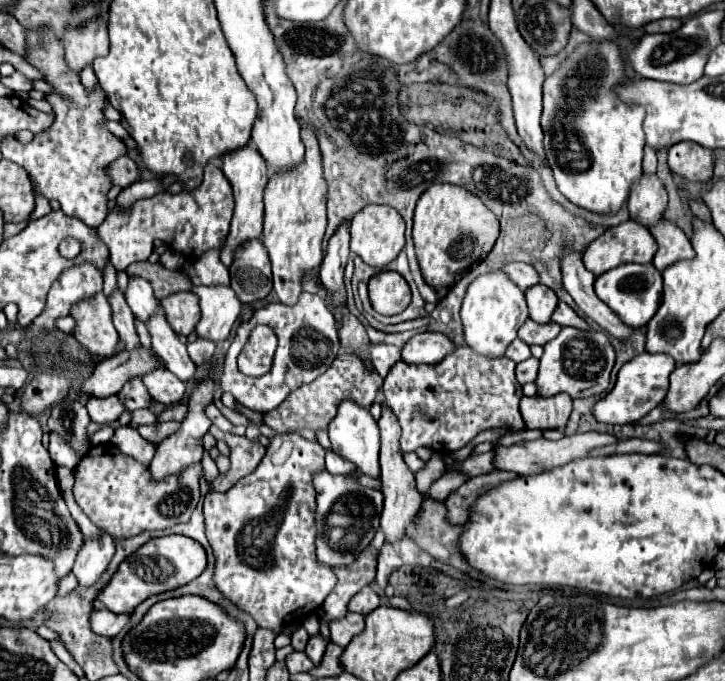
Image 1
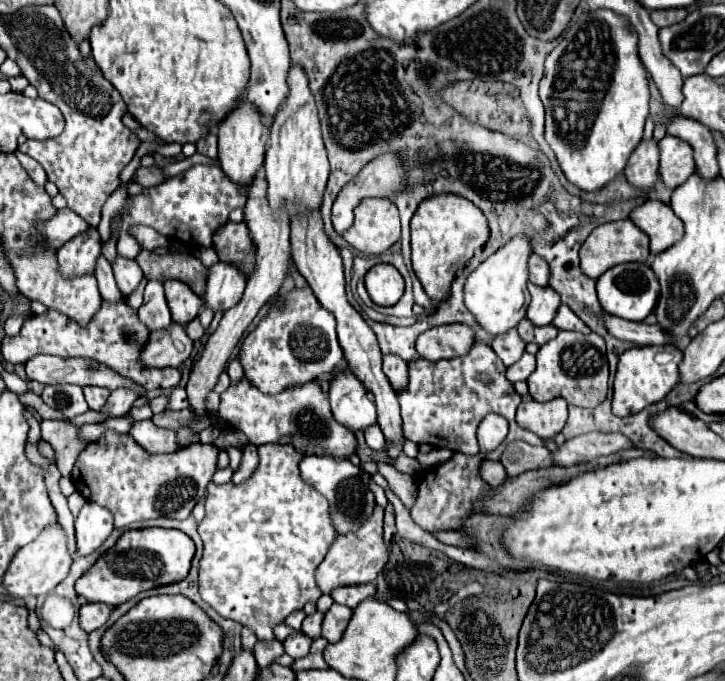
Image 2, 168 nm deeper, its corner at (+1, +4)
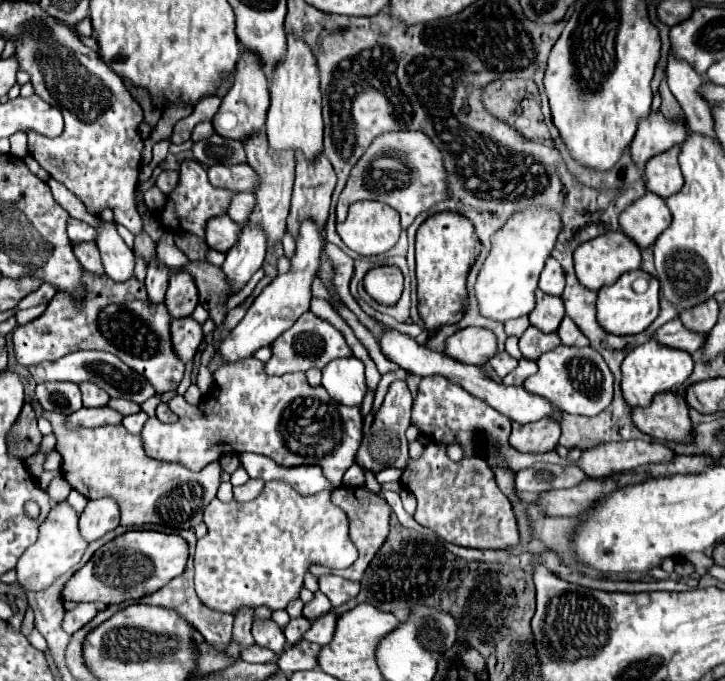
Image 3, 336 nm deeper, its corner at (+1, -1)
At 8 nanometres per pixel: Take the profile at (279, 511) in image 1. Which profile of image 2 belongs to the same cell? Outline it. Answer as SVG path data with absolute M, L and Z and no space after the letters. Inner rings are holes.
M262 444L258 448L258 454L260 454L260 462L258 462L258 468L254 470L254 474L244 480L242 484L232 484L232 482L226 482L226 484L214 484L210 482L208 484L208 494L206 494L206 516L204 520L198 524L198 534L204 542L204 556L200 560L200 596L204 598L204 602L208 602L218 614L222 614L224 618L230 618L234 622L240 622L242 626L250 628L258 640L274 640L274 628L278 624L284 622L284 618L294 612L294 610L302 610L306 602L318 602L318 598L322 596L320 588L316 586L316 568L320 566L320 562L324 560L324 554L328 552L328 546L334 542L336 538L336 532L332 530L332 520L330 520L330 514L328 514L328 502L324 496L320 496L312 486L308 486L302 476L300 476L300 460L304 458L302 450L298 450L296 446L290 446L290 444Z

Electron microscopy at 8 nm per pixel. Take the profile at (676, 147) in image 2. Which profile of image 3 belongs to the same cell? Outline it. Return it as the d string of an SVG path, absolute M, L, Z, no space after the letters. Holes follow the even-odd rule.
M676 145L676 147L670 147L668 151L652 157L646 163L646 171L644 171L646 189L660 195L662 199L678 193L684 183L682 171L678 165L678 153L680 153L680 147Z

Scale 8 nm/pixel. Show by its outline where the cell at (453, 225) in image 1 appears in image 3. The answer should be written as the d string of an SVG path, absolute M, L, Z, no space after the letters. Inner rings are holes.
M442 211L428 217L416 233L416 279L418 279L418 313L424 327L434 333L442 325L454 325L464 317L468 299L466 277L476 259L476 237L472 223L462 215Z

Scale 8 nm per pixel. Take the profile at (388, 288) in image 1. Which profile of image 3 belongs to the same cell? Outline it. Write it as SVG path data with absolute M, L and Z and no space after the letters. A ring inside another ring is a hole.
M386 265L386 267L374 267L366 273L364 277L364 289L368 291L368 295L382 303L382 305L396 305L400 295L402 295L402 271L394 265Z

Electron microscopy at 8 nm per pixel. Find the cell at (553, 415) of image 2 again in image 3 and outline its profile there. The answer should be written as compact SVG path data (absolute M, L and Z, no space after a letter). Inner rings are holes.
M540 419L536 423L512 423L510 445L520 453L546 453L556 449L560 439L560 423L554 419Z

